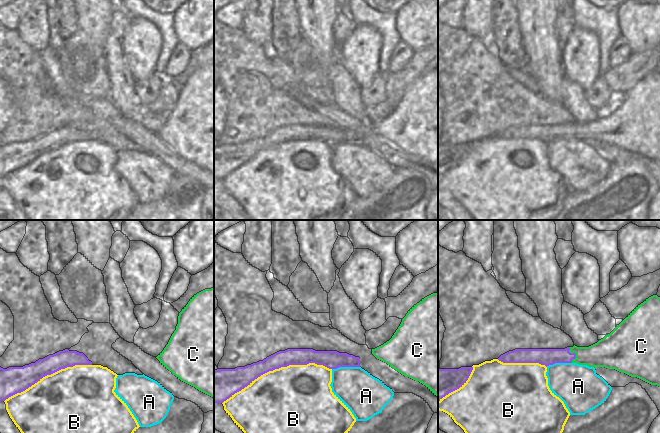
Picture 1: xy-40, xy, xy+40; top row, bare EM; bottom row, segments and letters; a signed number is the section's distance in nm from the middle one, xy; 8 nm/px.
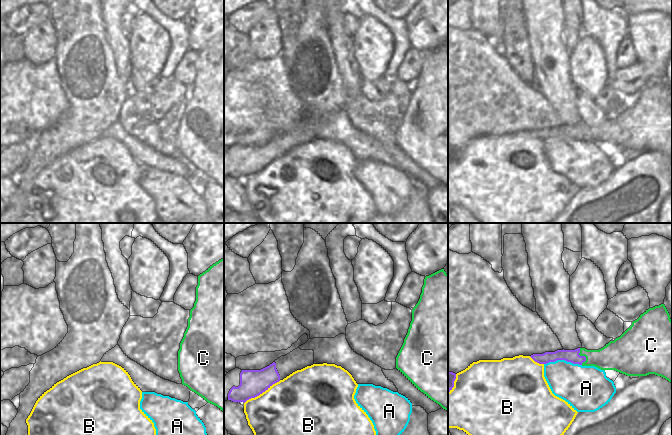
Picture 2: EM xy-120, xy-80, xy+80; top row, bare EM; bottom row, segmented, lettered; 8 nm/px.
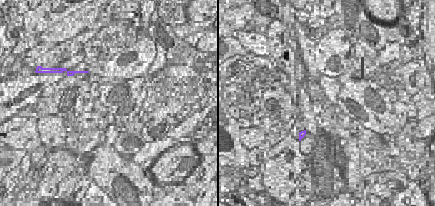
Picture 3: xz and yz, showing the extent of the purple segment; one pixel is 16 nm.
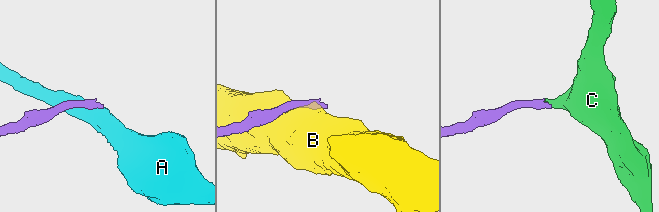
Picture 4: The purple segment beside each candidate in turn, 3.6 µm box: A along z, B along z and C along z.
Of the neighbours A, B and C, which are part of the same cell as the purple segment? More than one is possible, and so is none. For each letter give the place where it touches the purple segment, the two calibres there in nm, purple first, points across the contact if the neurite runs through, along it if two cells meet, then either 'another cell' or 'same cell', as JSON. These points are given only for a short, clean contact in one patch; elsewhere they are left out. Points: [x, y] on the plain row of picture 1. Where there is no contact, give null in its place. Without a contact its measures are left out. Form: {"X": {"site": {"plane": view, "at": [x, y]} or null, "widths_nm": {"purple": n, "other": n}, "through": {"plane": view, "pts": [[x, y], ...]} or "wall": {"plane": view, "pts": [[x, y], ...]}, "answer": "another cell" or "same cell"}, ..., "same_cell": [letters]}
{"A": {"site": {"plane": "xy", "at": [345, 142]}, "widths_nm": {"purple": 140, "other": 320}, "wall": {"plane": "xy", "pts": [[359, 142], [339, 142], [332, 145]]}, "answer": "another cell"}, "B": {"site": {"plane": "xy", "at": [276, 144]}, "widths_nm": {"purple": 140, "other": 480}, "answer": "another cell"}, "C": {"site": {"plane": "xy+40", "at": [574, 129]}, "widths_nm": {"purple": 130, "other": 220}, "through": {"plane": "xy+40", "pts": [[546, 133], [565, 132], [574, 129], [605, 129]]}, "answer": "same cell"}, "same_cell": ["C"]}

